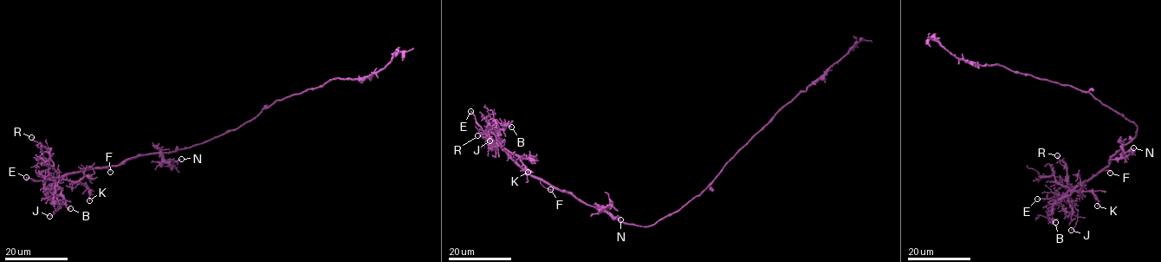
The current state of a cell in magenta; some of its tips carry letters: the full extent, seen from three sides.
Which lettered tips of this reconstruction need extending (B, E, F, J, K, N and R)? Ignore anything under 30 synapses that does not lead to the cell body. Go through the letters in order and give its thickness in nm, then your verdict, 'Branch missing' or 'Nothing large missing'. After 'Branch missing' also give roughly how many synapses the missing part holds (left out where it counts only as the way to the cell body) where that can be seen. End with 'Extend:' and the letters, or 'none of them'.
B: Thickness 170 nm. Nothing large missing
E: Thickness 220 nm. Branch missing
F: Thickness 200 nm. Nothing large missing
J: Thickness 100 nm. Nothing large missing
K: Thickness 150 nm. Nothing large missing
N: Thickness 170 nm. Nothing large missing
R: Thickness 130 nm. Nothing large missing
Extend: E

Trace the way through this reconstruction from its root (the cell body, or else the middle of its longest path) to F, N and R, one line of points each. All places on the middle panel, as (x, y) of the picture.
F: (676, 212), (652, 225), (637, 225), (622, 222), (604, 209), (586, 205), (569, 193), (540, 181), (550, 189)
N: (676, 212), (652, 225), (637, 225), (622, 222), (602, 207), (620, 219)
R: (676, 212), (648, 226), (622, 222), (604, 209), (586, 205), (531, 177), (498, 145), (492, 145), (477, 135)

